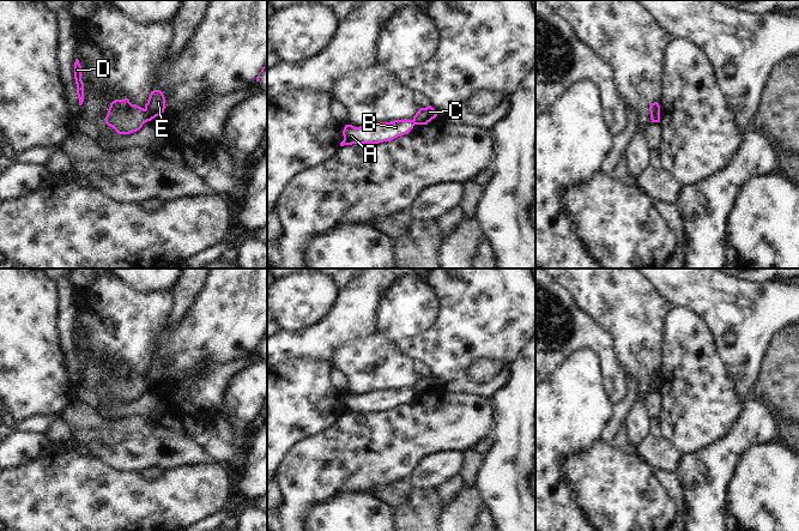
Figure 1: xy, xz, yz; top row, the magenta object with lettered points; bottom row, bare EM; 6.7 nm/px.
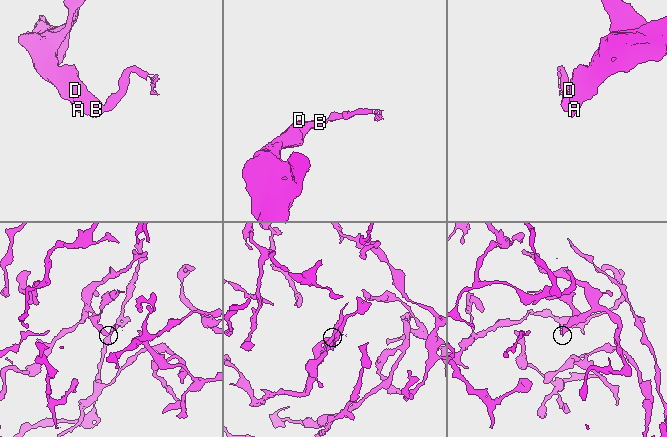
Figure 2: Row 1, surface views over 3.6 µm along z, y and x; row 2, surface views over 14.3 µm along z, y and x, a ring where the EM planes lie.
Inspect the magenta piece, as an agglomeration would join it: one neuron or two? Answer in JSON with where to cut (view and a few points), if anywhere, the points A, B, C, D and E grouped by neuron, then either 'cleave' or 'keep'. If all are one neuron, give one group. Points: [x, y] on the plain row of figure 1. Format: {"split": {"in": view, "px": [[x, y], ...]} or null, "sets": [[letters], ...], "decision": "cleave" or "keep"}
{"split": {"in": "xy", "px": [[144, 378], [147, 388]]}, "sets": [["A", "B", "D"], ["C", "E"]], "decision": "cleave"}

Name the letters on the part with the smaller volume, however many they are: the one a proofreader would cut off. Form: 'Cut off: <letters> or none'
Cut off: C, E

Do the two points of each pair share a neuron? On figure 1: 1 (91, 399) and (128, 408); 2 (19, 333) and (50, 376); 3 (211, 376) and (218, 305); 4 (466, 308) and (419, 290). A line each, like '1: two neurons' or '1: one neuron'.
1: one neuron
2: one neuron
3: two neurons
4: two neurons

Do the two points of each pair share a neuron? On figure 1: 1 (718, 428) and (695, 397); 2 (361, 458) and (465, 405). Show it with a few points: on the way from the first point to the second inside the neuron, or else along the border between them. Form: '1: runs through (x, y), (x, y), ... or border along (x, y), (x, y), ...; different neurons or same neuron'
1: runs through (713, 421), (701, 404); same neuron
2: runs through (387, 446), (425, 424), (439, 424); same neuron

